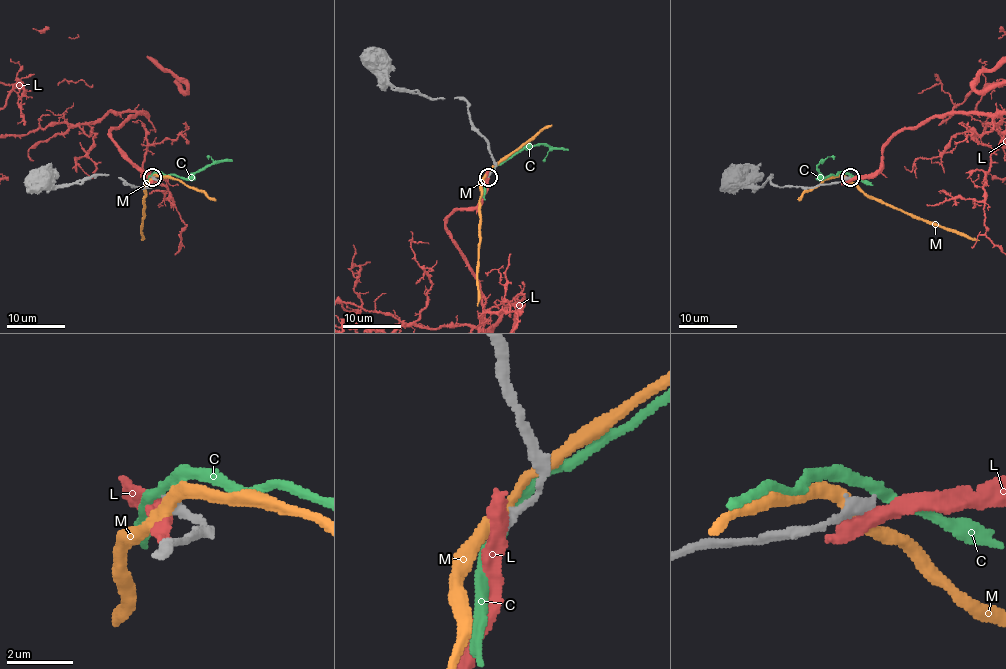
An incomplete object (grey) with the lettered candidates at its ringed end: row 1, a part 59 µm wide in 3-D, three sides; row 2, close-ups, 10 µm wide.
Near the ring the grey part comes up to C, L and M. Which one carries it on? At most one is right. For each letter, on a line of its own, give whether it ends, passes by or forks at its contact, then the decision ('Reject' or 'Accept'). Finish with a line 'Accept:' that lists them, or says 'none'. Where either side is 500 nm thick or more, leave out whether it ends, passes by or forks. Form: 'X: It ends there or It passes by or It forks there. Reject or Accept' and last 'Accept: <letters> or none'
C: It passes by. Reject
L: It passes by. Reject
M: It passes by. Reject
Accept: none

